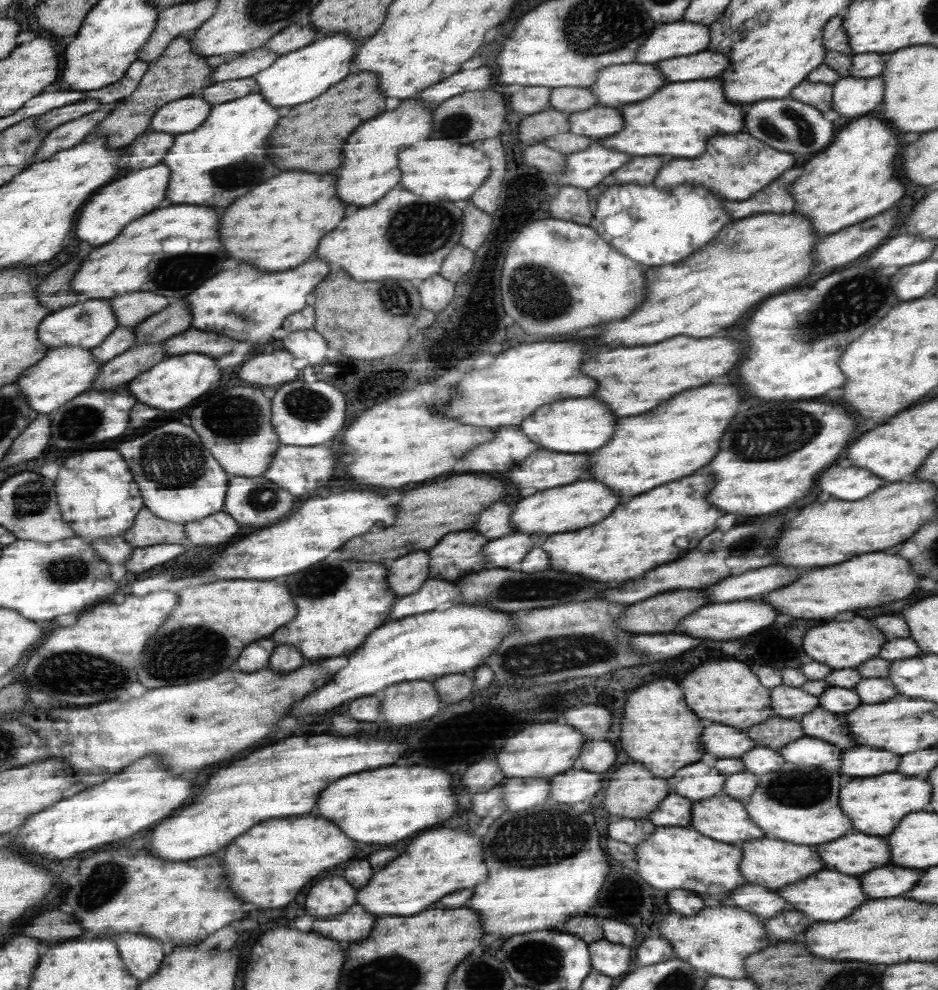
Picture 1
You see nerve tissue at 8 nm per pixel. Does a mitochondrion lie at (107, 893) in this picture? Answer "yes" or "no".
yes

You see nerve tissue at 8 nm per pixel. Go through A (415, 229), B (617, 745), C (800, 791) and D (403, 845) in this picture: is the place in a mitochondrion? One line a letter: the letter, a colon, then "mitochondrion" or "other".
A: mitochondrion
B: other
C: mitochondrion
D: other

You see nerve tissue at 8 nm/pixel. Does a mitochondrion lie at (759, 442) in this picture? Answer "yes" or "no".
yes

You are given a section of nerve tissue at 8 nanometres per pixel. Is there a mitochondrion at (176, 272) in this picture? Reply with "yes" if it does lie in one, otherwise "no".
yes

